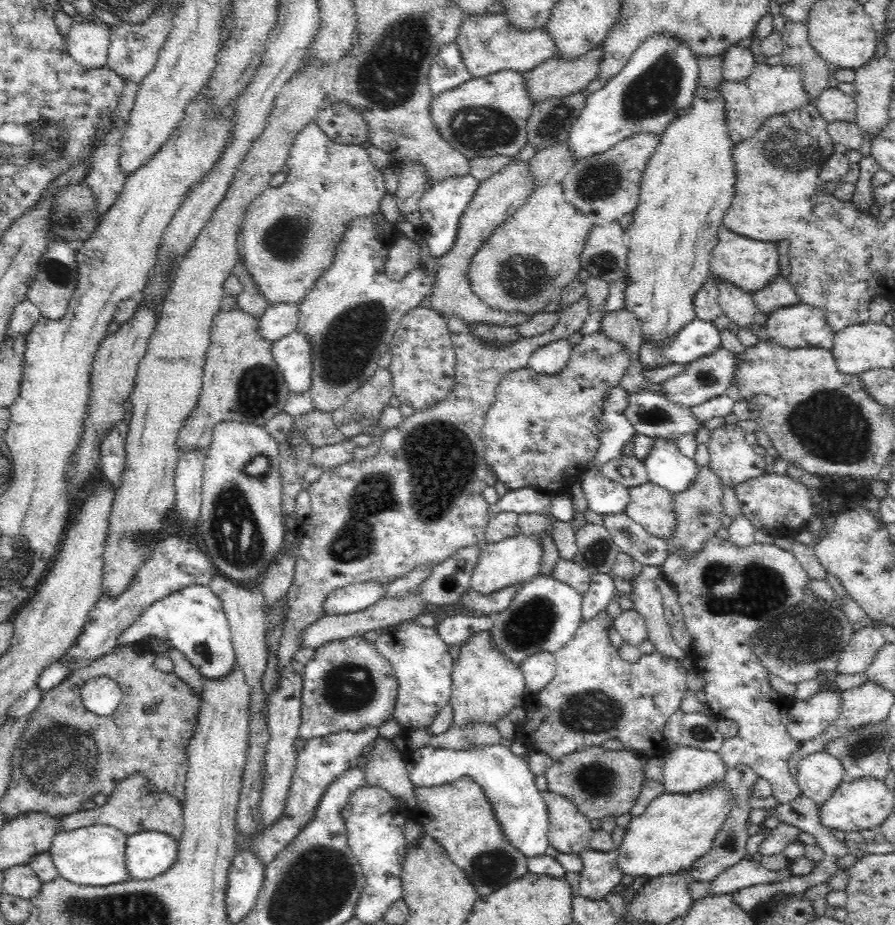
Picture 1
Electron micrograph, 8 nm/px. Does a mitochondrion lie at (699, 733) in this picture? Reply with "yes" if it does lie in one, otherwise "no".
yes

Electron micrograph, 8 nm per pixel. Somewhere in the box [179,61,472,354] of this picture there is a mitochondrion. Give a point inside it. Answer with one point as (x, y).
(284, 239)

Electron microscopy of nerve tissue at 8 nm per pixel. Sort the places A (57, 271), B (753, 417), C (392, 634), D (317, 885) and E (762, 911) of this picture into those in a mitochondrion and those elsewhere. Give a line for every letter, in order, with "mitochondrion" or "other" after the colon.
A: mitochondrion
B: other
C: other
D: mitochondrion
E: other

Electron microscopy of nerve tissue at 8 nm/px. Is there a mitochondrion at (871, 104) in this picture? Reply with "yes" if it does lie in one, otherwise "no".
no

